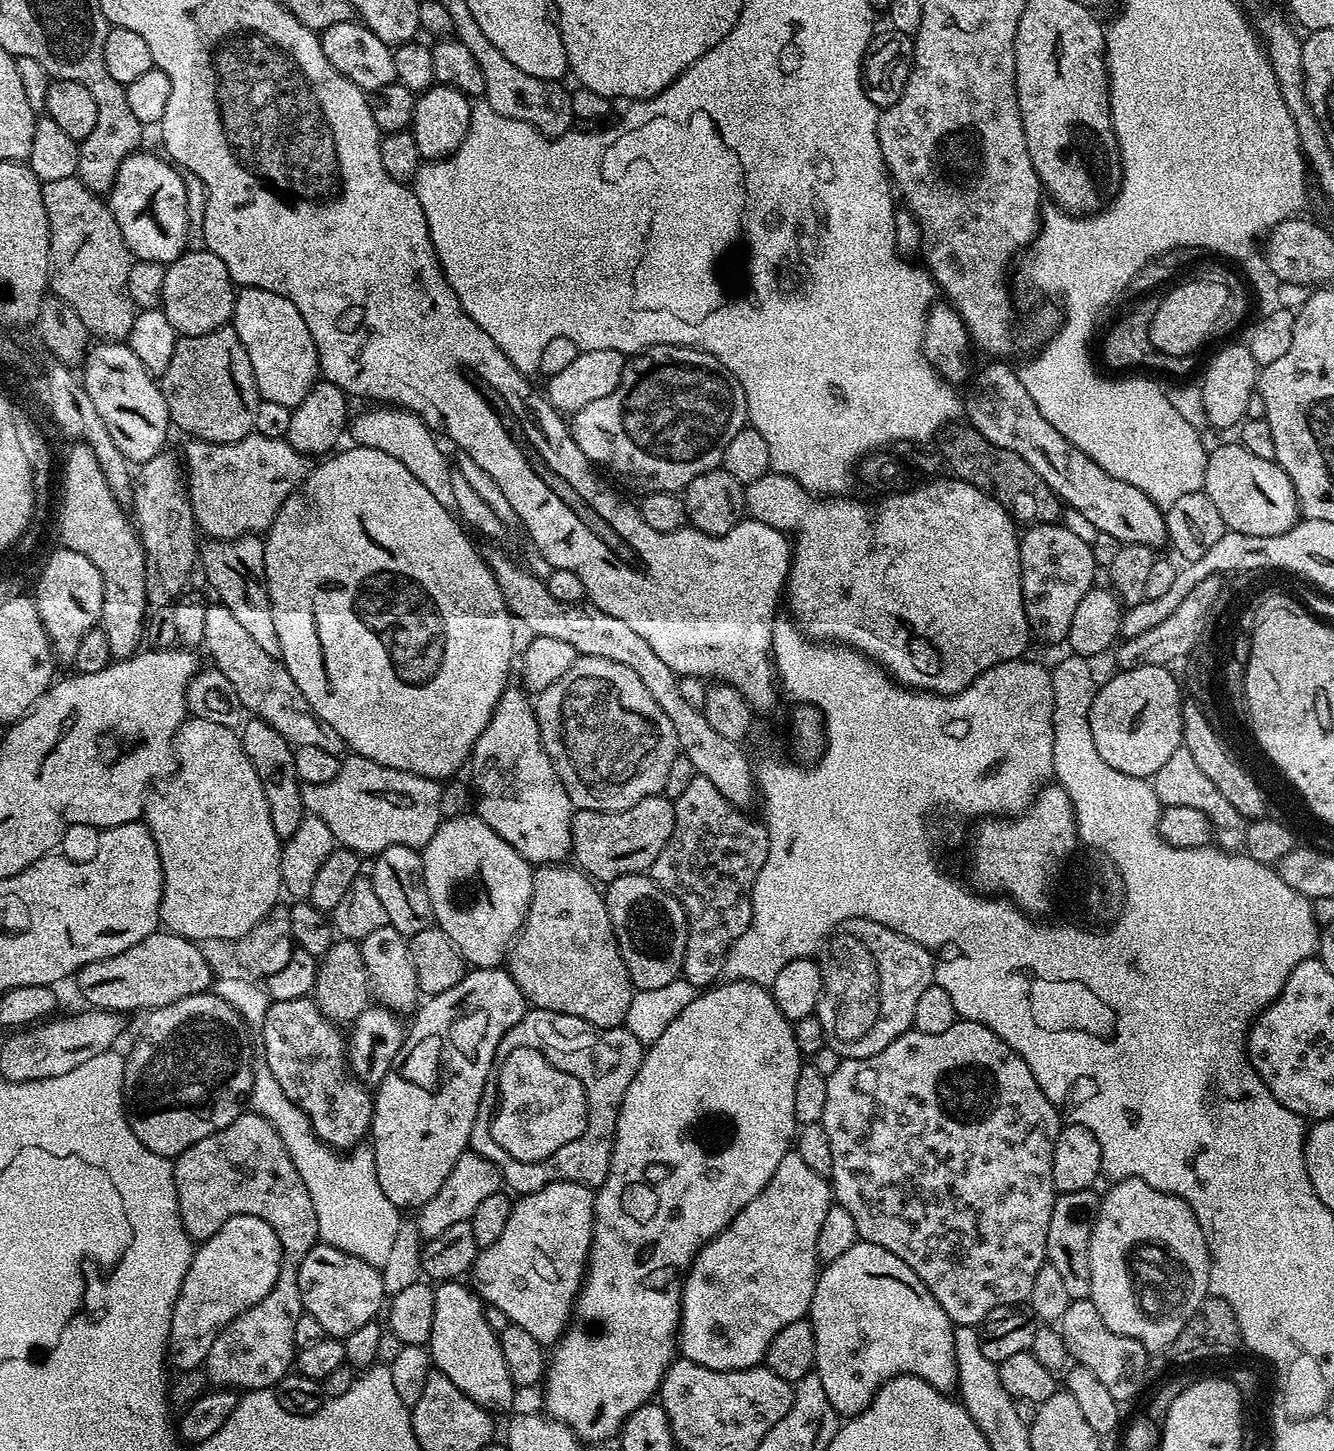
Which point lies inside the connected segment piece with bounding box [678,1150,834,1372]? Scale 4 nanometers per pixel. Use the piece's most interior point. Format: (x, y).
(756, 1276)

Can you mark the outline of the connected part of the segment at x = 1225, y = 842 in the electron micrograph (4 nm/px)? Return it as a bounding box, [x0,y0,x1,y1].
[1150,746,1246,849]

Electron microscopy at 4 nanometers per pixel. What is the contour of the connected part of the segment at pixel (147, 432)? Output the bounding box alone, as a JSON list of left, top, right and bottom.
[82,342,168,462]

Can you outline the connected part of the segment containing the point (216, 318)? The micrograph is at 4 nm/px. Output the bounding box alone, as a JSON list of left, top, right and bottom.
[162,250,236,336]

